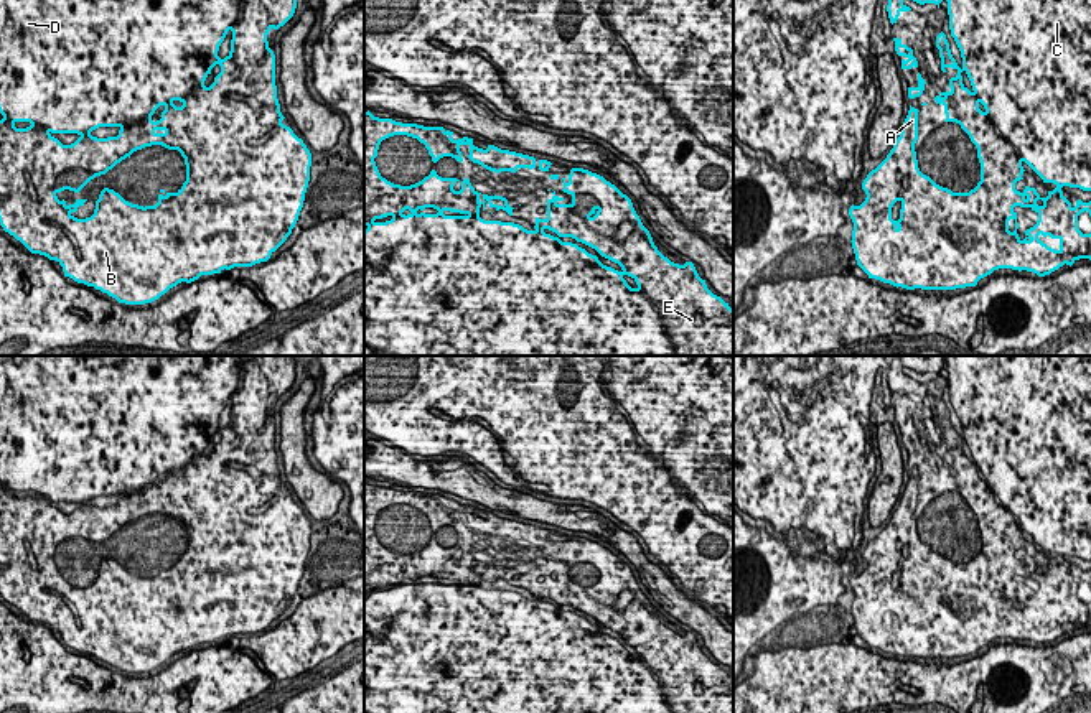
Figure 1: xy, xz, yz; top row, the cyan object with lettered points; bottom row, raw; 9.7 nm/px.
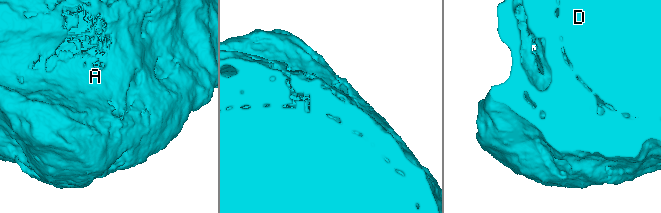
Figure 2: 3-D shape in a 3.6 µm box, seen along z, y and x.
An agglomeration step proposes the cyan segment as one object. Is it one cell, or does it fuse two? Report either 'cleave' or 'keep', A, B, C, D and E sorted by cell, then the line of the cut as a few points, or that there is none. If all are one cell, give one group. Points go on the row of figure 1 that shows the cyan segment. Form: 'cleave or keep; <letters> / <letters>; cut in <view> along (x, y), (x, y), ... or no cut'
keep; A B C D E; no cut

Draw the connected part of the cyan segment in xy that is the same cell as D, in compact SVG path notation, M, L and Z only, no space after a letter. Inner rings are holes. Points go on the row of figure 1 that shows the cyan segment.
M0 0L0 226L20 240L31 254L56 260L64 277L77 283L94 287L125 305L145 305L158 300L181 282L191 283L201 275L221 273L224 268L252 267L267 262L270 255L287 240L303 207L310 181L311 153L293 130L282 123L275 86L275 54L269 48L269 31L283 26L295 13L297 0ZM227 31L232 31L231 51L221 59L219 46ZM219 64L221 72L206 87L204 81L211 69ZM99 127L119 127L117 137L97 138L91 132ZM54 133L77 133L71 145L63 145ZM162 145L178 150L185 158L186 181L176 193L160 189L155 206L138 206L125 201L114 189L104 188L96 201L91 217L77 219L73 214L87 199L74 204L58 199L58 193L69 189L79 193L91 179L105 175L117 163L137 150Z

